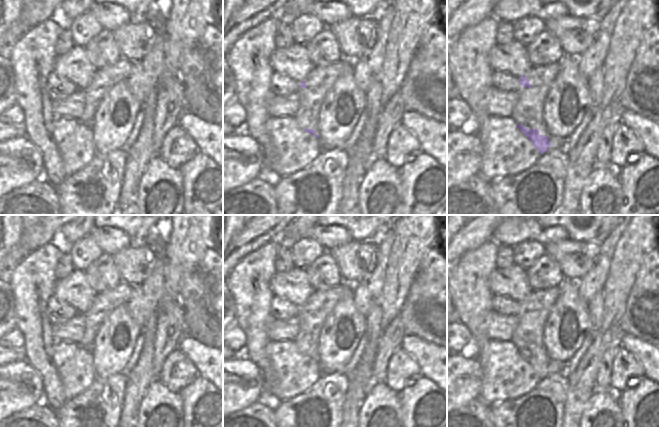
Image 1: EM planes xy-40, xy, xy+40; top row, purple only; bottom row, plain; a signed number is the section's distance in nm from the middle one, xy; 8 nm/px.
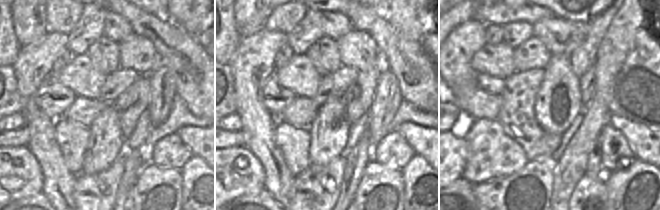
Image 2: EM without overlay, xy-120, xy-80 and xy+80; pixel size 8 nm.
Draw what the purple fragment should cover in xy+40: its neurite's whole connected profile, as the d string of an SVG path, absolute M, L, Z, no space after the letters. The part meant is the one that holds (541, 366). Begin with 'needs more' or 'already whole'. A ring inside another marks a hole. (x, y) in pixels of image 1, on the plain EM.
already whole; M517 347L517 350L541 379L547 376L547 372L551 370L551 366L546 359L540 359L538 353L528 353L520 347Z

